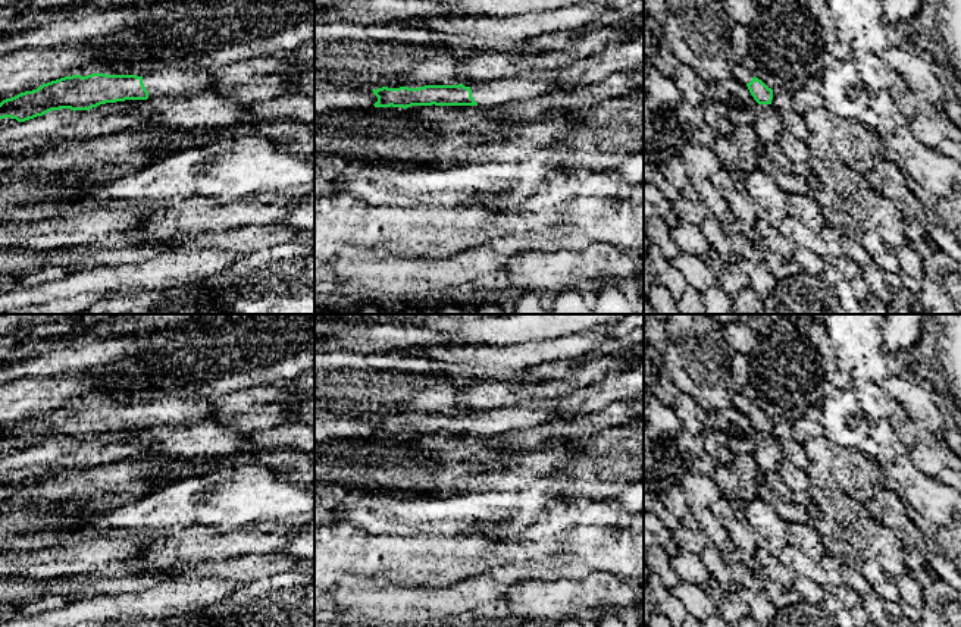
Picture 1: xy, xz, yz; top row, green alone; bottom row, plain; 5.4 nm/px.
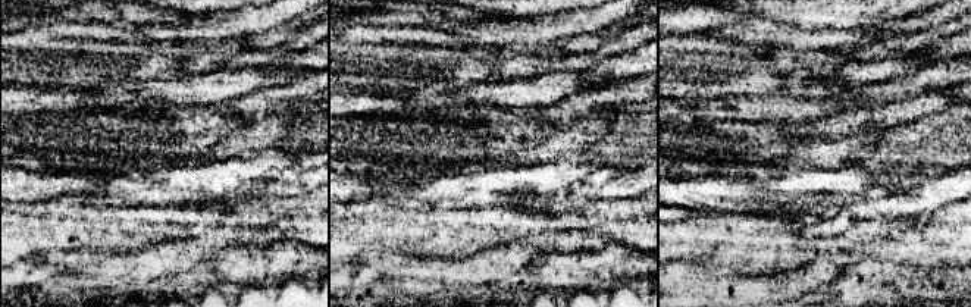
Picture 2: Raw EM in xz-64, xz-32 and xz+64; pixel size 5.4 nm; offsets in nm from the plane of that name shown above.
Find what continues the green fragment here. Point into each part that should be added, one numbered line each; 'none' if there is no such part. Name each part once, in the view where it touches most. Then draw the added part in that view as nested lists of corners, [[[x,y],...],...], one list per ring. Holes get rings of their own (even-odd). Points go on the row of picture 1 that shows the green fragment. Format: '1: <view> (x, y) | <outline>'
1: xz (492, 94) | [[[551,70],[529,72],[519,78],[504,78],[491,82],[464,82],[472,97],[482,107],[500,107],[516,101],[529,101],[548,93]]]

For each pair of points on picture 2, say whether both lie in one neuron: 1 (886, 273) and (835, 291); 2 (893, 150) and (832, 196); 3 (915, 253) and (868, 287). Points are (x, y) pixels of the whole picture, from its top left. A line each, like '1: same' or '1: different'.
1: same
2: different
3: different

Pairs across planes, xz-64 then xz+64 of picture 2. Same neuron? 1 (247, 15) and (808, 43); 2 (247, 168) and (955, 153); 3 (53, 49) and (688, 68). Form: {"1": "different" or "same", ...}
{"1": "same", "2": "different", "3": "same"}

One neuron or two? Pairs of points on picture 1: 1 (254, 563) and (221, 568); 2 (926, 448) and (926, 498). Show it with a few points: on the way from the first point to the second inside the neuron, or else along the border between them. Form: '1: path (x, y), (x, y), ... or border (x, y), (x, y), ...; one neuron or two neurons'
1: path (246, 568), (229, 568); one neuron
2: border (908, 450), (910, 460), (922, 472), (936, 477); two neurons

